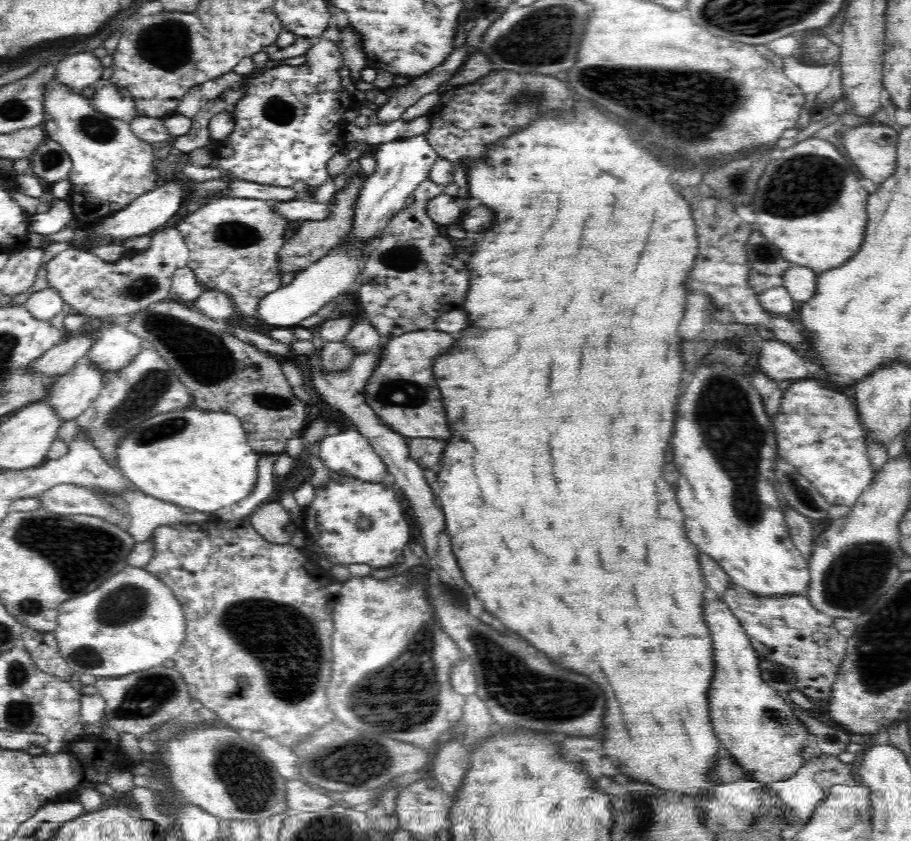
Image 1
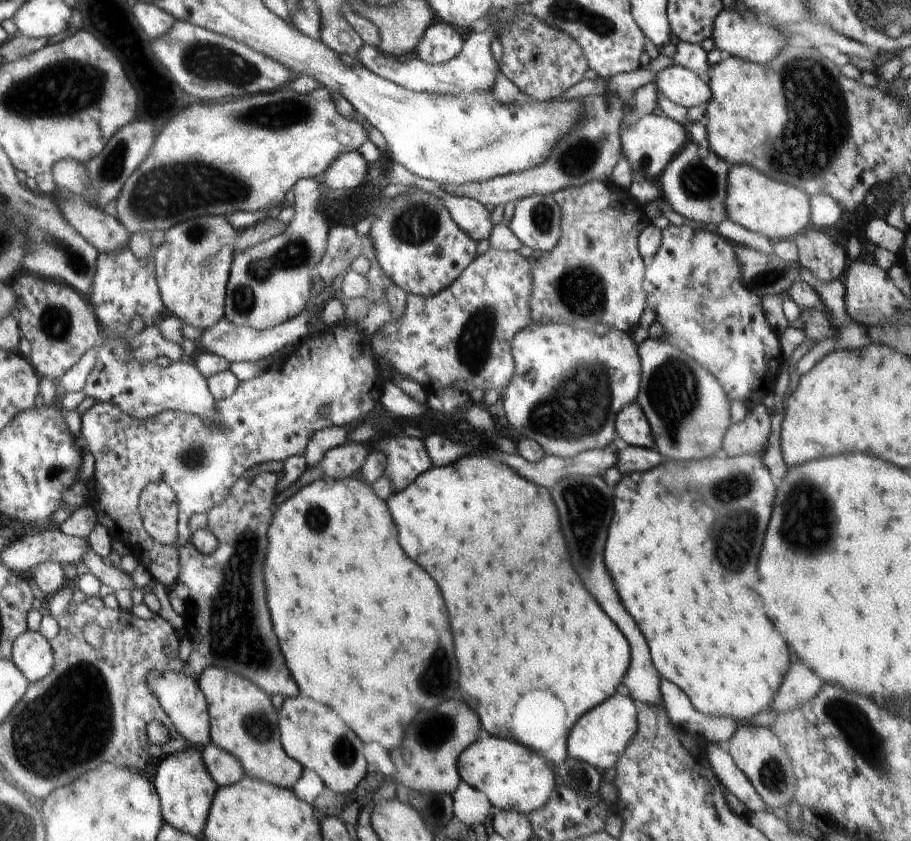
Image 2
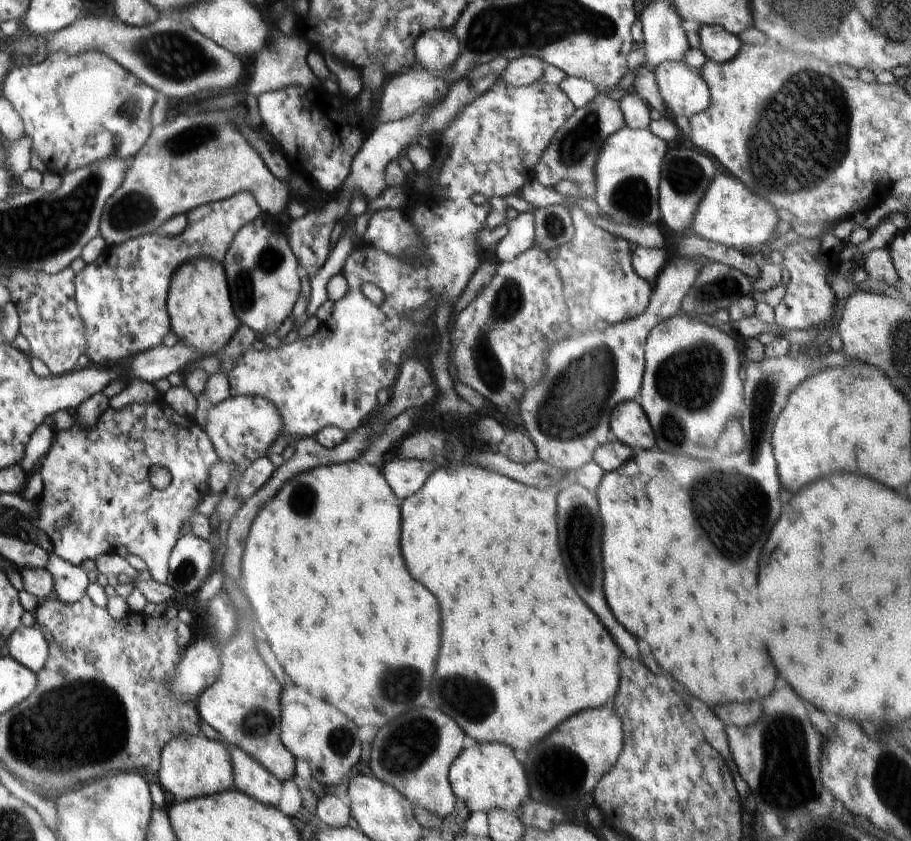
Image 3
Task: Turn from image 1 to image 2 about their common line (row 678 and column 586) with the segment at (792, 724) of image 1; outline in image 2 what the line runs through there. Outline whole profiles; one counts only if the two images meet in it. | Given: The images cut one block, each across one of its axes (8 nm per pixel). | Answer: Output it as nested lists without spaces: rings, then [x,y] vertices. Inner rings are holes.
[[[621,693],[614,694],[602,704],[586,712],[572,728],[567,738],[567,753],[574,760],[588,762],[594,768],[608,770],[615,768],[619,756],[624,752],[637,729],[636,702],[629,696]]]

